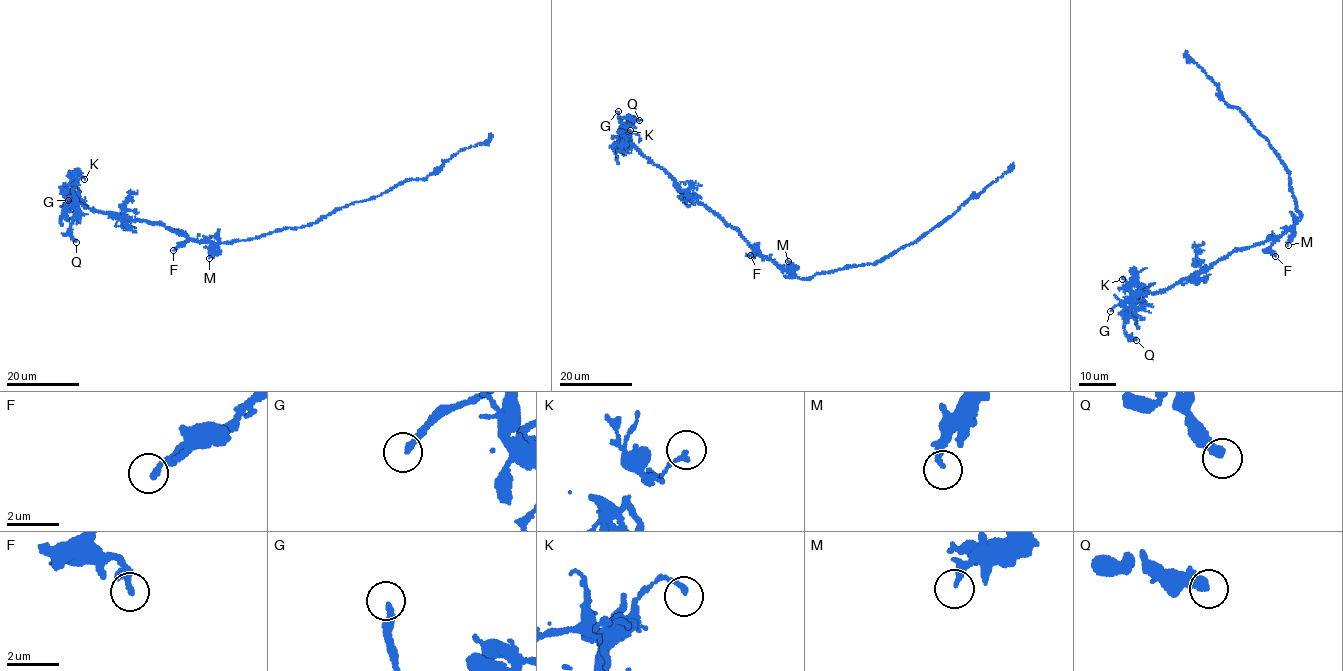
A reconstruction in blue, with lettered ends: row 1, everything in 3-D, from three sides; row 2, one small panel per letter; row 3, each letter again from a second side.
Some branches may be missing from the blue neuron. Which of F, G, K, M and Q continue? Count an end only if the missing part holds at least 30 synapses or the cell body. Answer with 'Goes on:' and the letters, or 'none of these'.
Goes on: G

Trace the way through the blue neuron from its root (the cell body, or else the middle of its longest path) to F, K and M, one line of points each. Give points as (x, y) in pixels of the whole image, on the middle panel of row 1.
F: (811, 277), (798, 278), (757, 250), (750, 255)
K: (811, 277), (798, 278), (791, 271), (758, 255), (735, 229), (682, 191), (621, 133), (624, 135), (630, 130)
M: (811, 277), (798, 278), (788, 261)

